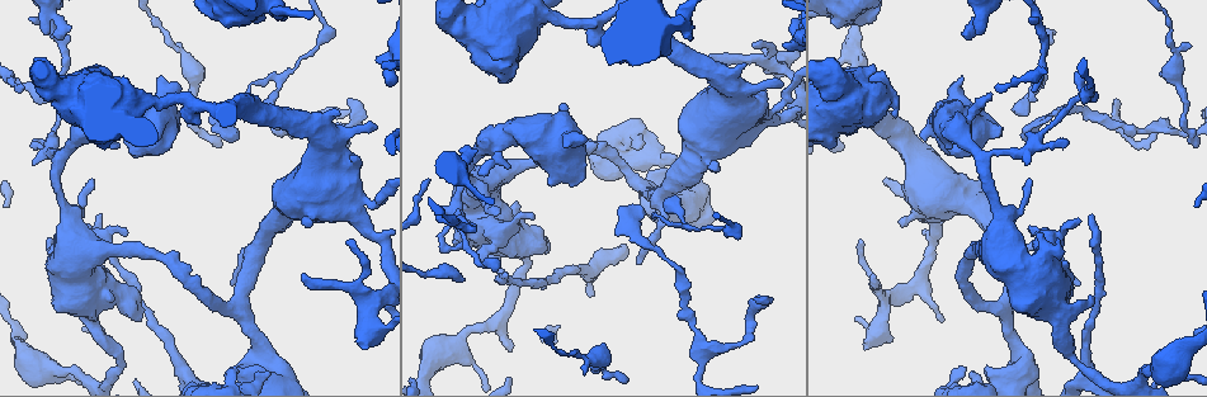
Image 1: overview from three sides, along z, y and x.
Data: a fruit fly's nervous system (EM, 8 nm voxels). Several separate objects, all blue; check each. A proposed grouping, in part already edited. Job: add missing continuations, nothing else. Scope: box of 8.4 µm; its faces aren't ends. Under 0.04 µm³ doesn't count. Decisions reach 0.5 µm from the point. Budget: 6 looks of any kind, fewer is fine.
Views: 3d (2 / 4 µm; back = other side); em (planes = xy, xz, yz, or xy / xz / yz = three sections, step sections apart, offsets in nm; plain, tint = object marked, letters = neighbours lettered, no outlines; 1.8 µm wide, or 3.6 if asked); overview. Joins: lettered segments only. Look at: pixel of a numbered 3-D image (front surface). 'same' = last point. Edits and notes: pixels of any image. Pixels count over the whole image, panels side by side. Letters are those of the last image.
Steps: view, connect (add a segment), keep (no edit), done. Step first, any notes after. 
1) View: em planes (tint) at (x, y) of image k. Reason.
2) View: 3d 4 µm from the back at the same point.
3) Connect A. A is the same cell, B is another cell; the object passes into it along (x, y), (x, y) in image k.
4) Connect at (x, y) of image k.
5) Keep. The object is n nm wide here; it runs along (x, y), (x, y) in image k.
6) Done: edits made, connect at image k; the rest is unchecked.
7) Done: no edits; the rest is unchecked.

View: em xz step 8 (letters) at (459, 148) of image 1. An open end.

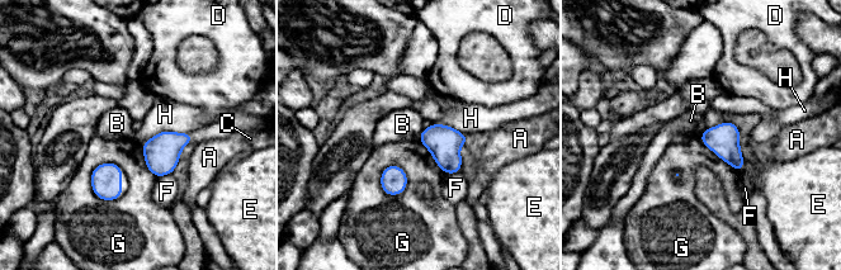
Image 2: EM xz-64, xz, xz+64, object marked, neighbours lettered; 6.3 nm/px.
View: em planes (letters) at the same point.

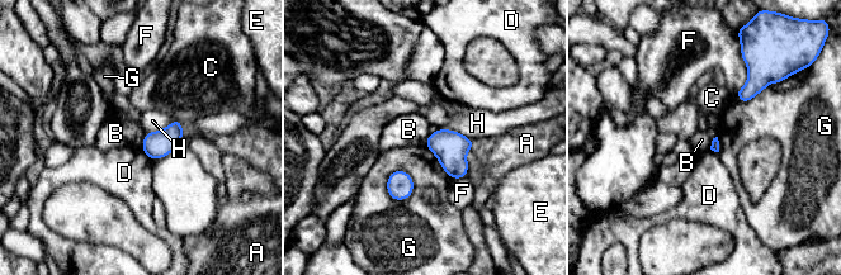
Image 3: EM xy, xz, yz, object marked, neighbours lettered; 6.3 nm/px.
Keep. A, B, C, D, E, F, G and H are other cells; a border runs along (146, 133), (141, 148) in image 3; no lettered segment goes on from it.

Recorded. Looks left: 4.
View: 3d 4 µm at (1117, 100) of image 1. Tapers out.

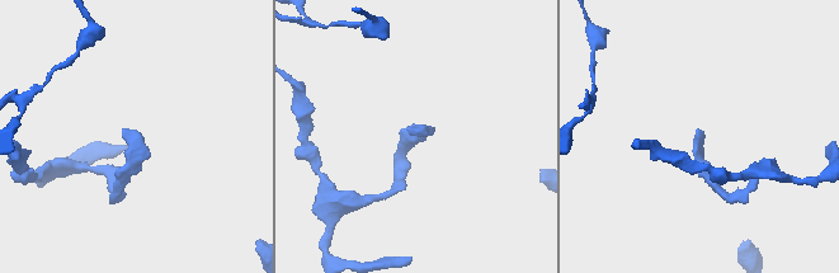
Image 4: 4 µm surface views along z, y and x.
View: em yz step 4 (tint) at (415, 129) of image 4.

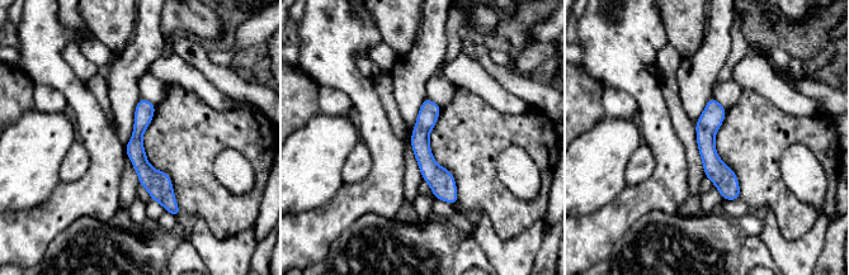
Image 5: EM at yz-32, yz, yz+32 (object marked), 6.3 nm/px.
View: em planes (letters) at the same point. Another direction.

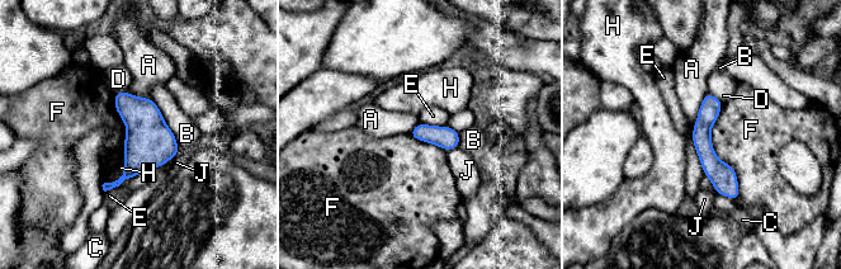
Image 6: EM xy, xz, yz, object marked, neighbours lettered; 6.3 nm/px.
Keep. A, B, C, D, E, F, H and J are other cells; a border runs along (722, 104), (710, 145), (740, 196) in image 6; no lettered segment goes on from it.

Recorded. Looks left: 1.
Done: no edits; the rest is unchecked.

